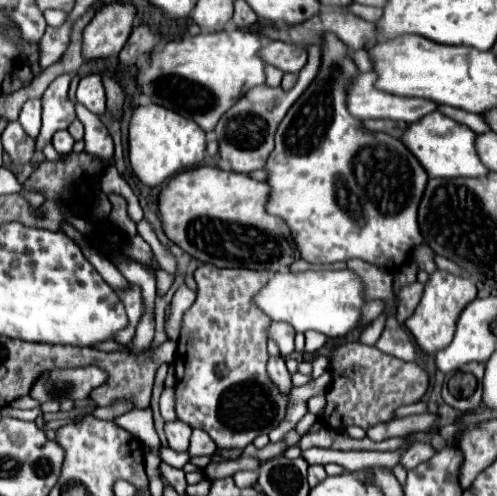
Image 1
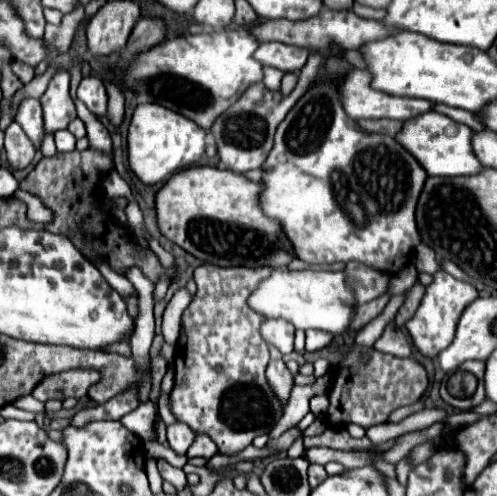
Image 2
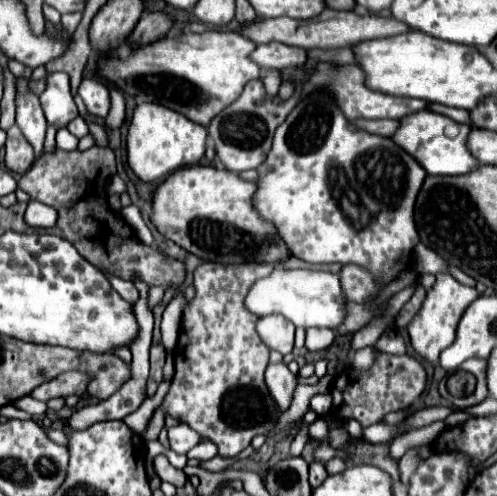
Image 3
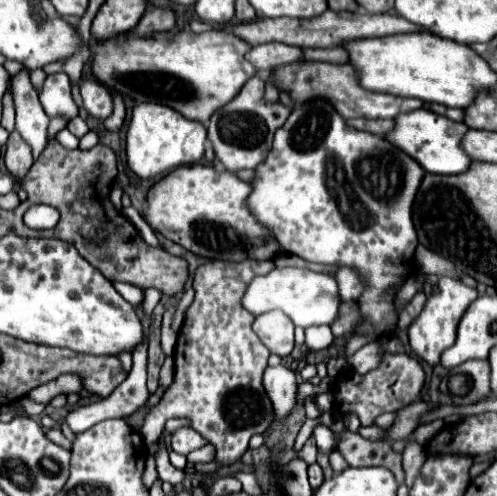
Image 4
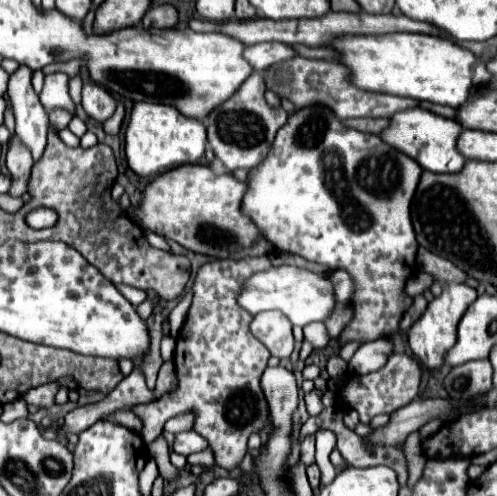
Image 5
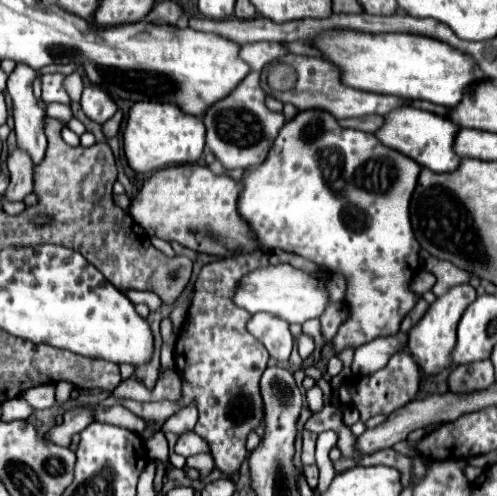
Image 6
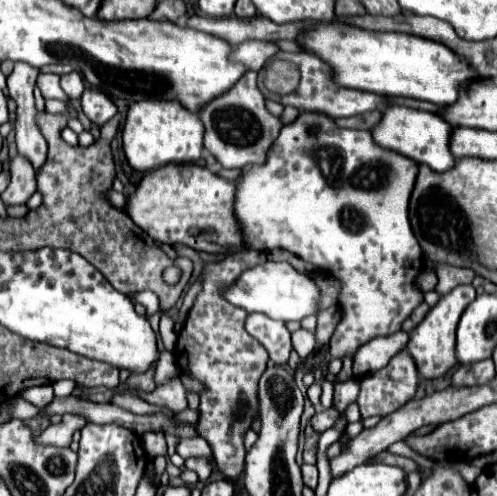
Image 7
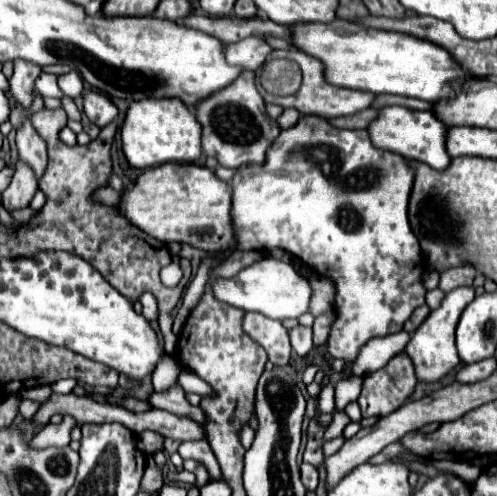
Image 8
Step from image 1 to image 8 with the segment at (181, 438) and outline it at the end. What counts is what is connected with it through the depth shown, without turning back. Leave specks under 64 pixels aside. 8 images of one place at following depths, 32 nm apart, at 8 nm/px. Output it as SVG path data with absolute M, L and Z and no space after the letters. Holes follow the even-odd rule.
M204 440L182 442L180 448L178 448L178 454L180 454L184 460L186 460L186 458L192 458L192 460L198 460L200 464L204 464L204 468L208 468L210 480L222 478L220 468L218 468L218 460L216 460L216 456L212 454L208 442L204 442Z

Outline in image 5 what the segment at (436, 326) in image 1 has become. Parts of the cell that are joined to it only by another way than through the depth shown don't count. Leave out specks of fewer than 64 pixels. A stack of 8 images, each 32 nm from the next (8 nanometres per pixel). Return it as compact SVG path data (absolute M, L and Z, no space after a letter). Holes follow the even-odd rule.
M444 284L444 292L440 296L436 296L426 312L420 316L418 322L412 324L412 328L408 330L408 346L412 350L414 356L418 356L416 360L426 366L428 370L438 370L444 364L444 356L446 352L456 344L456 326L462 318L462 314L466 312L466 308L476 300L476 290L470 288L468 284Z

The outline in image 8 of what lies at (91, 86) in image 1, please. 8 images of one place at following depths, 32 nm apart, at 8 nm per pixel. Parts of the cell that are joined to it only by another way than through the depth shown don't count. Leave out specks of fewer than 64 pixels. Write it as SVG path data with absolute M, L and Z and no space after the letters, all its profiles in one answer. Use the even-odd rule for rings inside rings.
M92 90L84 96L84 114L90 118L90 122L94 122L98 128L104 128L106 124L110 124L118 110L116 106L100 92Z

